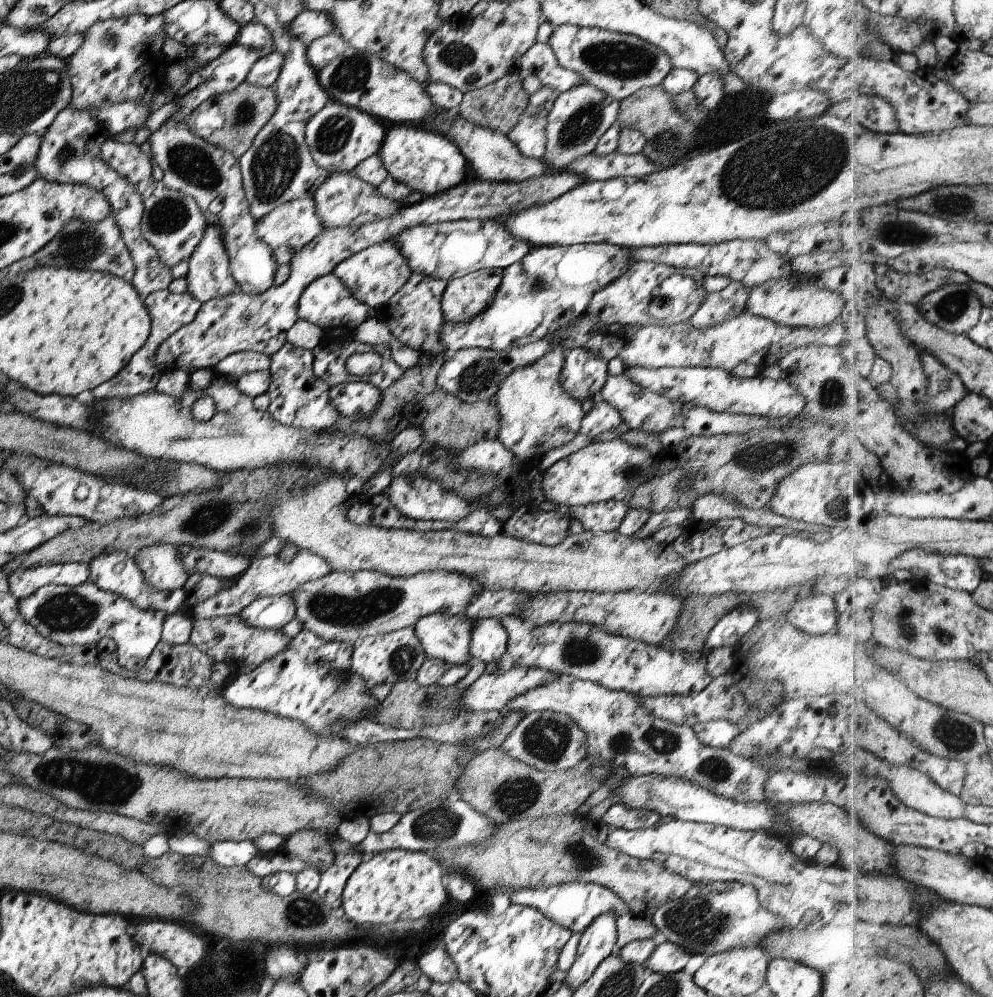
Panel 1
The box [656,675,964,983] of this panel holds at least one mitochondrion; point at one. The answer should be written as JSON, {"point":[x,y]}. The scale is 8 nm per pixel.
{"point":[698,923]}

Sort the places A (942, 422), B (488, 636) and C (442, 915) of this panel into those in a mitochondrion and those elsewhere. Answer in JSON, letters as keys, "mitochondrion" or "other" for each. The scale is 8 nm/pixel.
{"A":"mitochondrion","B":"other","C":"other"}

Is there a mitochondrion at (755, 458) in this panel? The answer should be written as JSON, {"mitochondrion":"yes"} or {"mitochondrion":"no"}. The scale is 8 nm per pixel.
{"mitochondrion":"yes"}

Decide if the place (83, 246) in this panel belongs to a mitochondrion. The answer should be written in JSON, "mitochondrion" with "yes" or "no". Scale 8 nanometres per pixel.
{"mitochondrion":"yes"}

